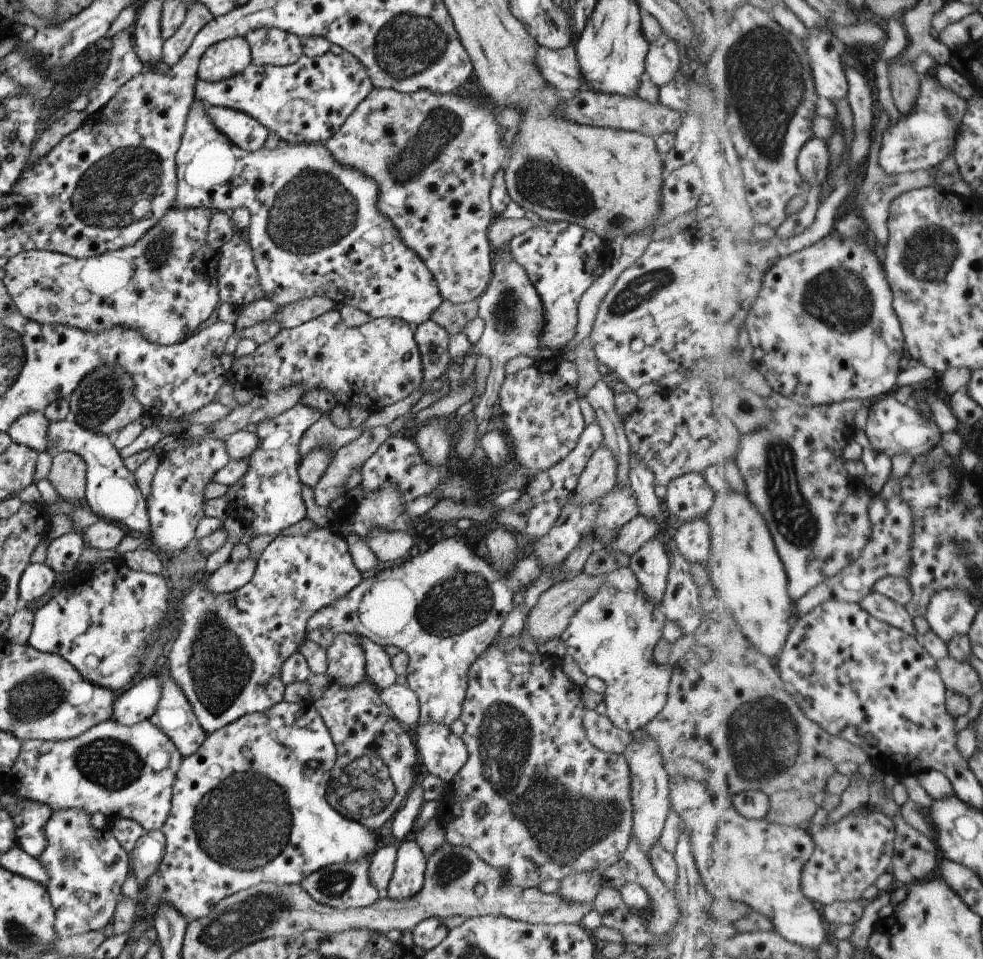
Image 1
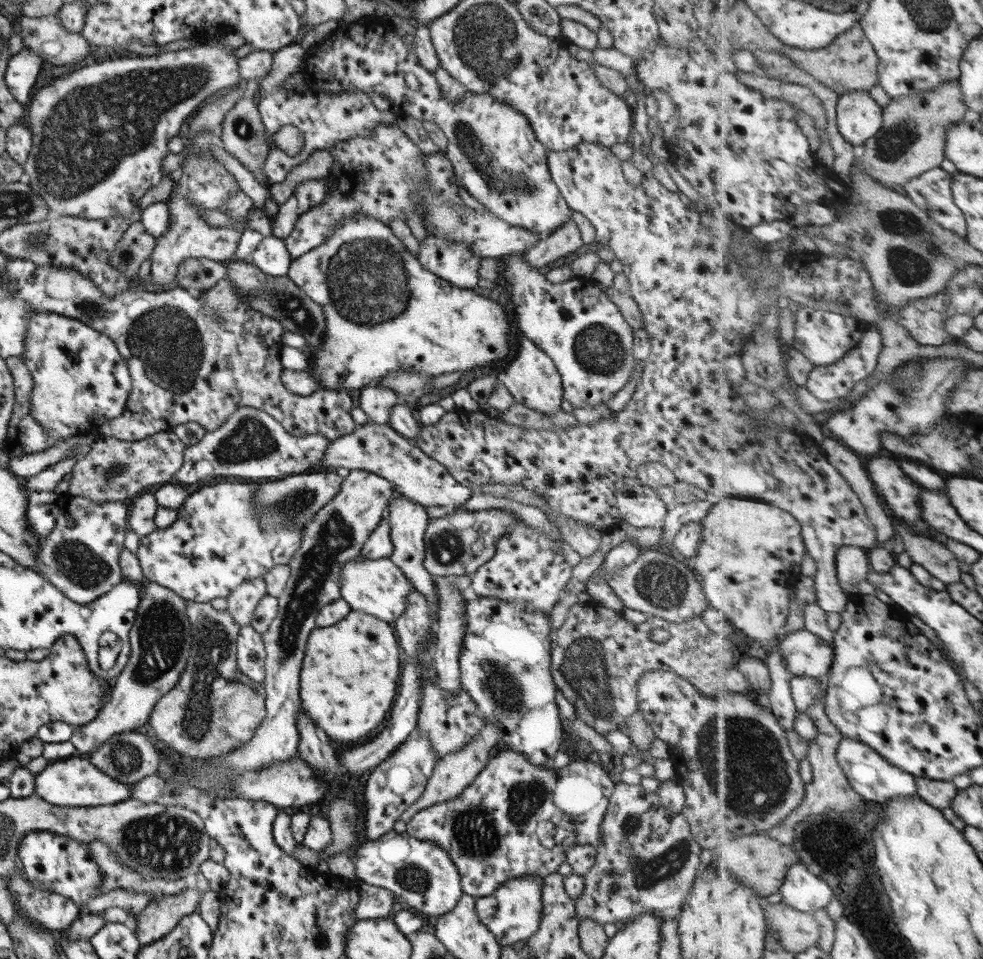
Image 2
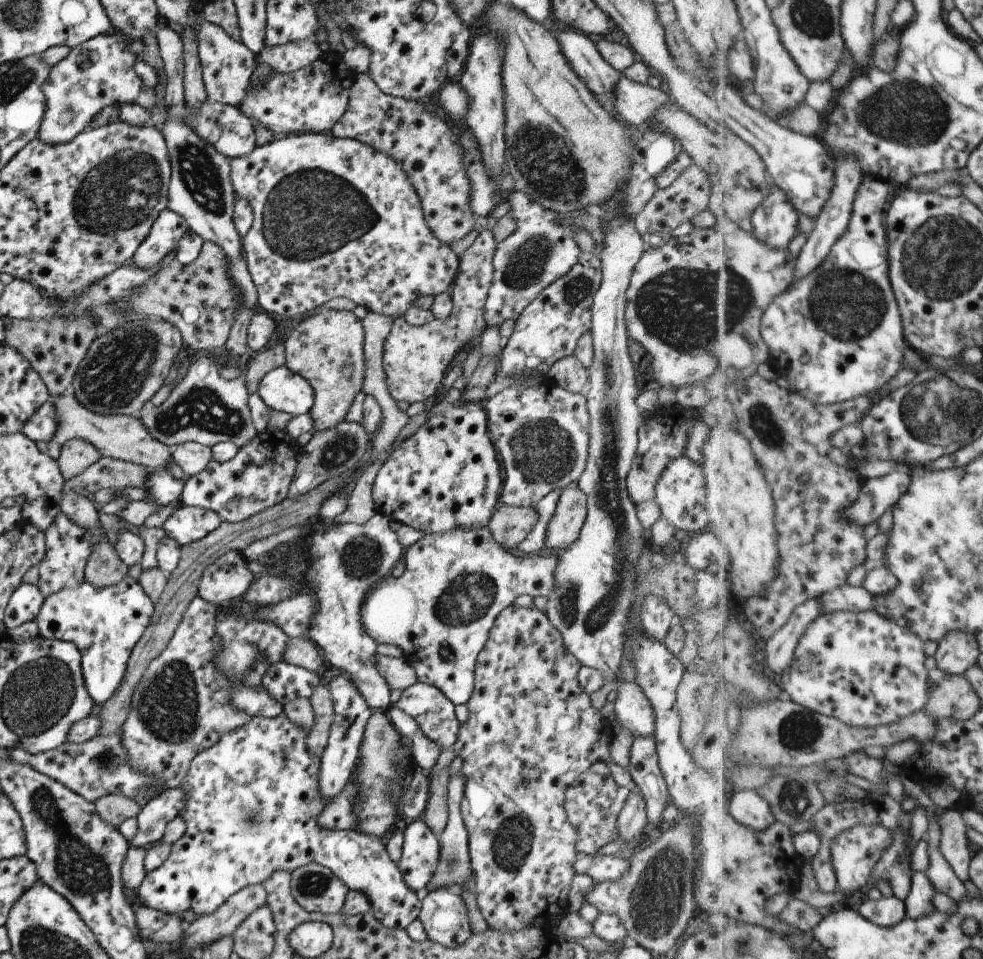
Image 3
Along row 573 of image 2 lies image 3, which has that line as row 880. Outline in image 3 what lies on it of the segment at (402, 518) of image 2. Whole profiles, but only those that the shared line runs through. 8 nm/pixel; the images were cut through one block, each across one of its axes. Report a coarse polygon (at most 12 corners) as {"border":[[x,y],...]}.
{"border":[[421,820],[402,831],[397,870],[421,891],[439,862],[438,839]]}

